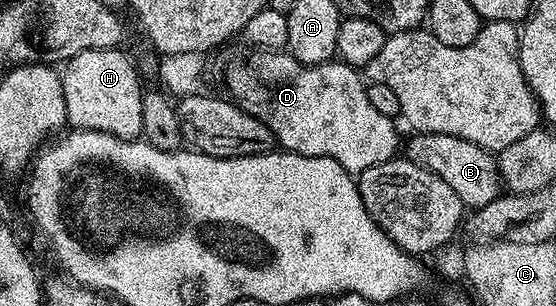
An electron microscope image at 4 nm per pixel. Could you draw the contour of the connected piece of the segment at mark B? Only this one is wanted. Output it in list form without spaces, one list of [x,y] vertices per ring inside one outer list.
[[[417,132],[411,137],[407,144],[406,141],[404,144],[405,159],[448,183],[460,198],[463,207],[470,210],[483,208],[501,193],[502,183],[497,157],[486,148],[476,146],[467,139],[456,138],[455,135]]]

